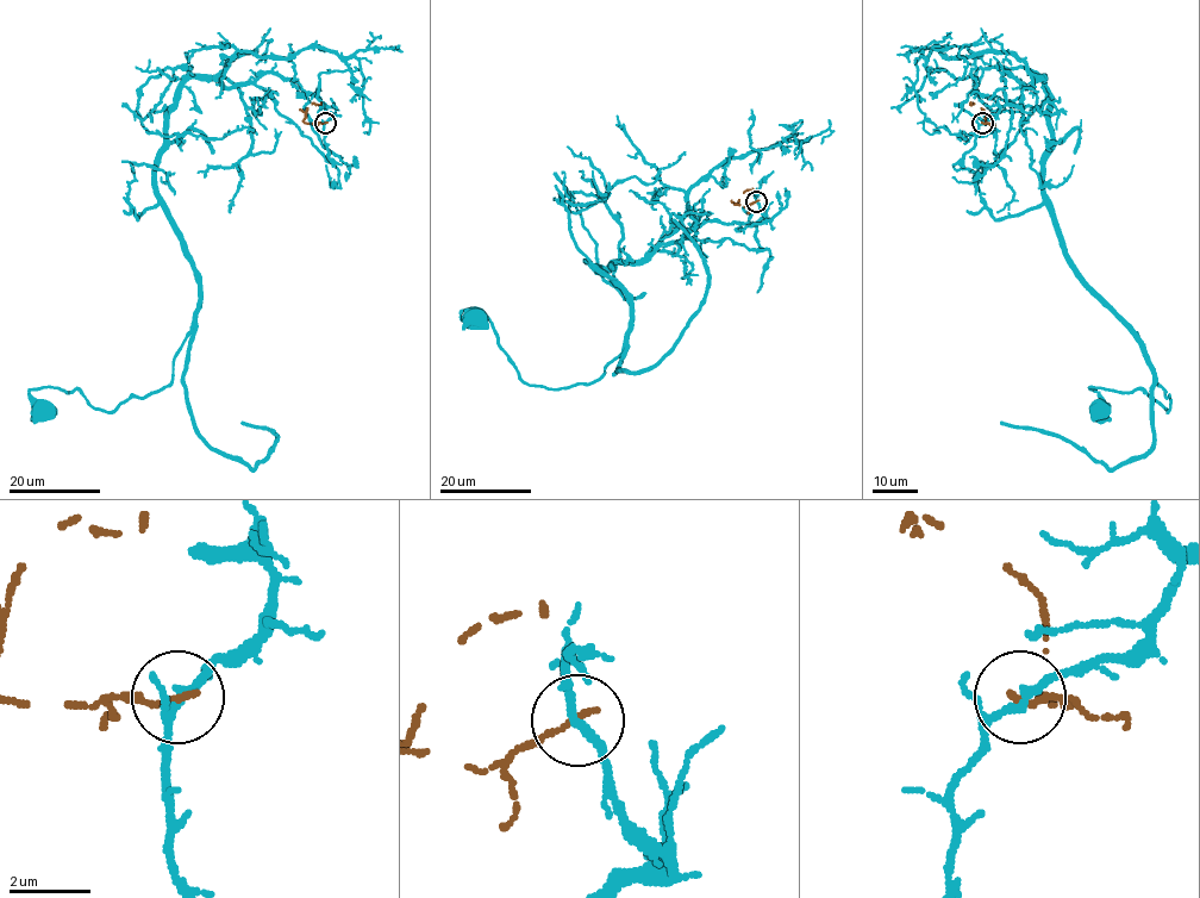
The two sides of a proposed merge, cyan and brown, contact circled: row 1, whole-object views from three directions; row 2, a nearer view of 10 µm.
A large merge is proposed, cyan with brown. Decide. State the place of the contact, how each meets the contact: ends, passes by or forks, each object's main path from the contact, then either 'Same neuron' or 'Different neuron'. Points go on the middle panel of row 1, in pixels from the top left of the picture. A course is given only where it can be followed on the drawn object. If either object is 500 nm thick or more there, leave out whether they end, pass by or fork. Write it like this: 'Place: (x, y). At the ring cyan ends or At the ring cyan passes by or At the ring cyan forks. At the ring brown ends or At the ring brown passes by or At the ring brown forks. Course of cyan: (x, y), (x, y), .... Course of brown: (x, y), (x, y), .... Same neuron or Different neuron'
Place: (756, 201). At the ring cyan passes by. At the ring brown ends. Course of cyan: (756, 200), (754, 224), (587, 262), (630, 311), (587, 384), (527, 385), (474, 317). Course of brown: (756, 200), (747, 206), (735, 204), (747, 189), (754, 188). Different neuron

